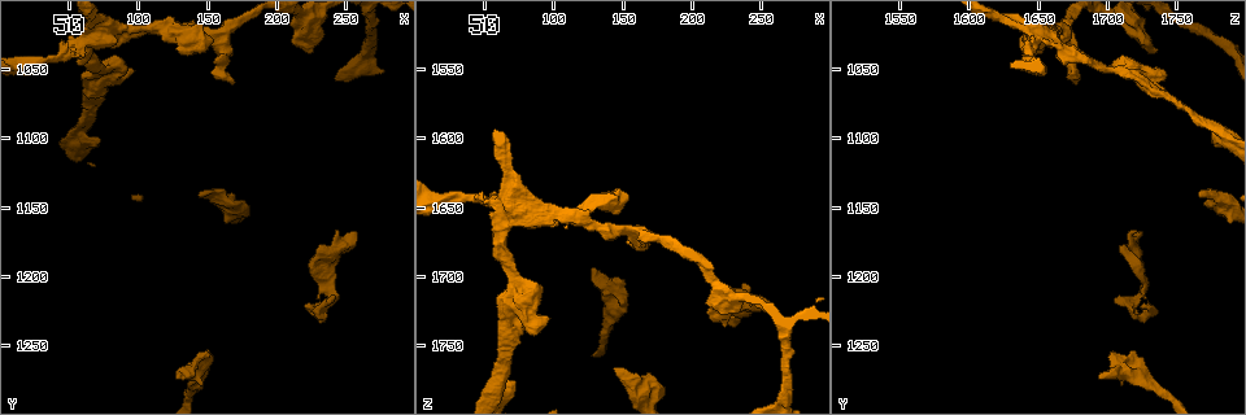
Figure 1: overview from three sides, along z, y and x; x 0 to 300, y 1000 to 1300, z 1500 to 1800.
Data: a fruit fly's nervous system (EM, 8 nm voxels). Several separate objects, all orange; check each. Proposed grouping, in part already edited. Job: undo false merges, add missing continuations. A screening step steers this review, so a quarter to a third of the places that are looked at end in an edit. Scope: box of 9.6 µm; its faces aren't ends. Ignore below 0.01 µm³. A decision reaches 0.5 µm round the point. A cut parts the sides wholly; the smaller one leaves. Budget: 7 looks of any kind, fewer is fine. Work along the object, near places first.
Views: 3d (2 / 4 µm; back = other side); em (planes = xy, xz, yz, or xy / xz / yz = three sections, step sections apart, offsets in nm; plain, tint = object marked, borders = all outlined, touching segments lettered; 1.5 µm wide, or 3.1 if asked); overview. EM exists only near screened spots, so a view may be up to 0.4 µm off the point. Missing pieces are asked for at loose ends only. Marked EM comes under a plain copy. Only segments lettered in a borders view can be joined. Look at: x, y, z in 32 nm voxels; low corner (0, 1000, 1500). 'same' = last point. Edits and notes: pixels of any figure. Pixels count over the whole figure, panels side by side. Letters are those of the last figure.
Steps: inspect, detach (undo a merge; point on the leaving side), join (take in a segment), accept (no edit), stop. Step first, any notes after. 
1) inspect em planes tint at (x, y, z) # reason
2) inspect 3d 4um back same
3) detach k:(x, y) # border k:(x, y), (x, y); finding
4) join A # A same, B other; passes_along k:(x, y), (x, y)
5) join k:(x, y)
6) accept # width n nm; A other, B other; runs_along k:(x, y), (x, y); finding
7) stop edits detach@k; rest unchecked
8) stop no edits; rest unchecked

inspect 3d 4um at (236, 1218, 1704) # an open end

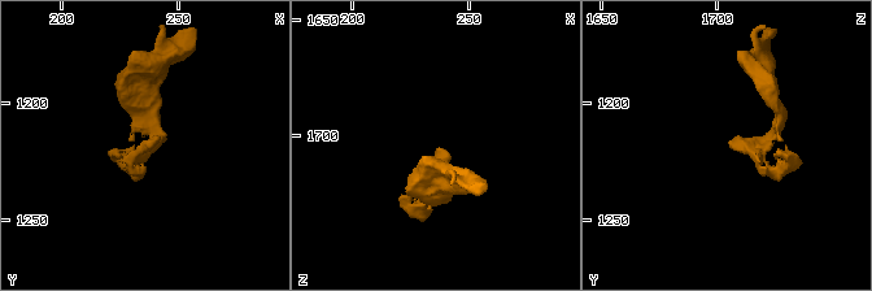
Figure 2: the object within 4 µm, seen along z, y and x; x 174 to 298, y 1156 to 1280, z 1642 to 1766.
inspect em yz step 8 borders at (239, 1219, 1706)

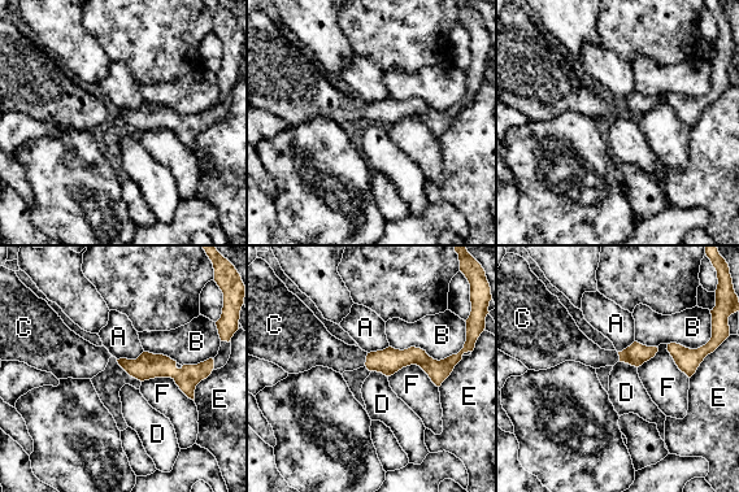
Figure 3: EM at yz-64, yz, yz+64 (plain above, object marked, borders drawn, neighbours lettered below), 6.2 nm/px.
inspect em planes borders same # another direction

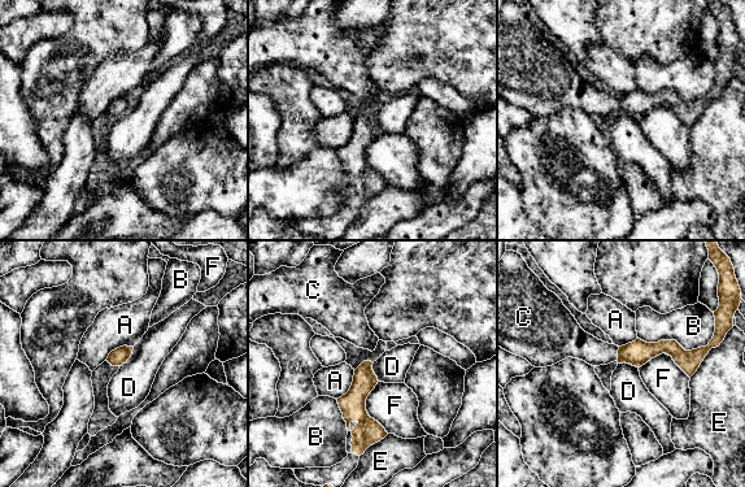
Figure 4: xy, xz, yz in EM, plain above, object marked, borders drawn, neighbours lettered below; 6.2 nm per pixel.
join C # width 110 nm; longest_contact B 440 nm; A other, B other, C same, D other, E other, F other; the neuron continues

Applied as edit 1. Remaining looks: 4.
inspect em planes borders at (252, 1168, 1724) # branch stops here

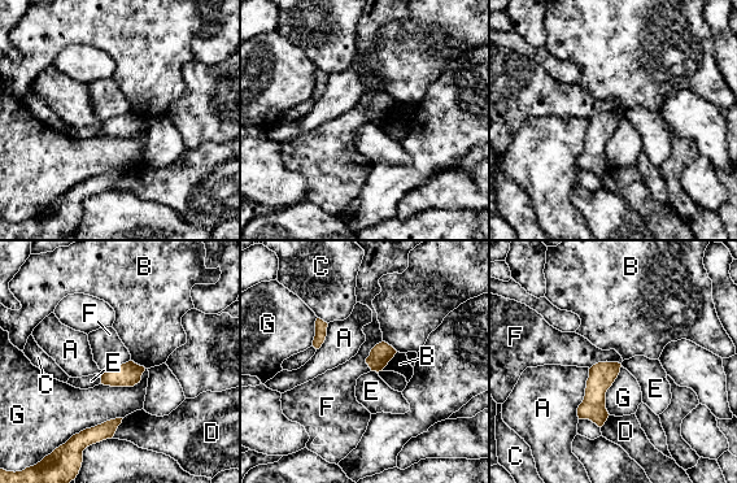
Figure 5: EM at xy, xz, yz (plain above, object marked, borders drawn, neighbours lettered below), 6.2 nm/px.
accept # width 140 nm; A other, B other, C other, D other, E other, F other, G other; border 5:(382, 340), (366, 359), (370, 370); no lettered segment goes on from it

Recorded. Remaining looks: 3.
inspect 3d 2um at (144, 1142, 1766) # free end

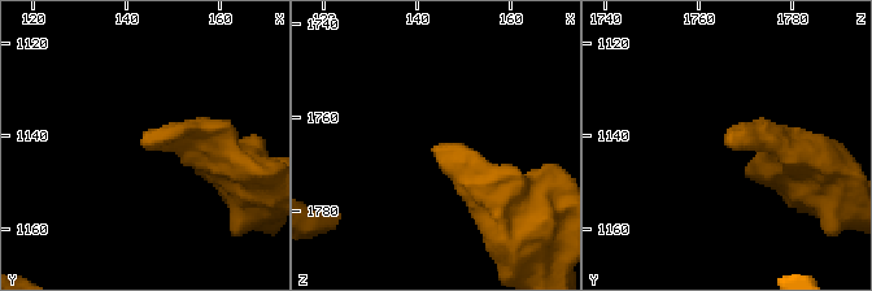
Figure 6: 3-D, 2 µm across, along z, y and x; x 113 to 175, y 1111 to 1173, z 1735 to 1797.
inspect em planes borders at (143, 1141, 1767) # now the EM

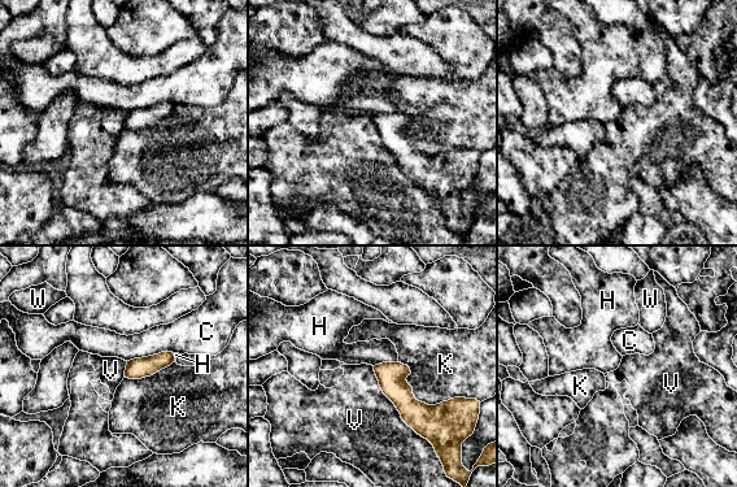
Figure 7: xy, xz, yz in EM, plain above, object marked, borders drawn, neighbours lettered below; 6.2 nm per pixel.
accept # C other, H other, K other, V other, W other; no lettered segment goes on from it

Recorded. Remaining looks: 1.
stop edits join@4; rest unchecked

